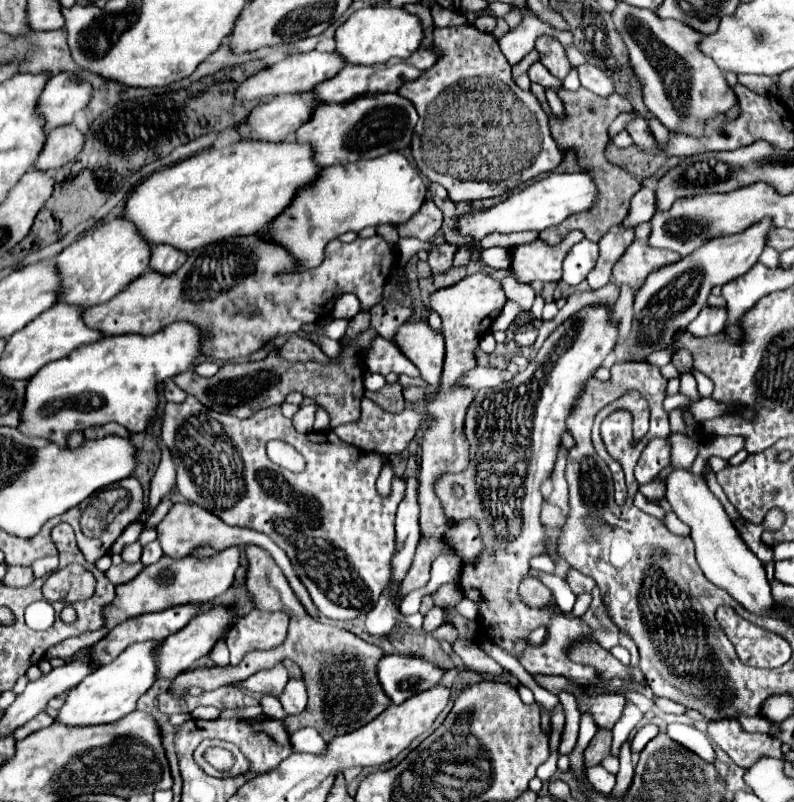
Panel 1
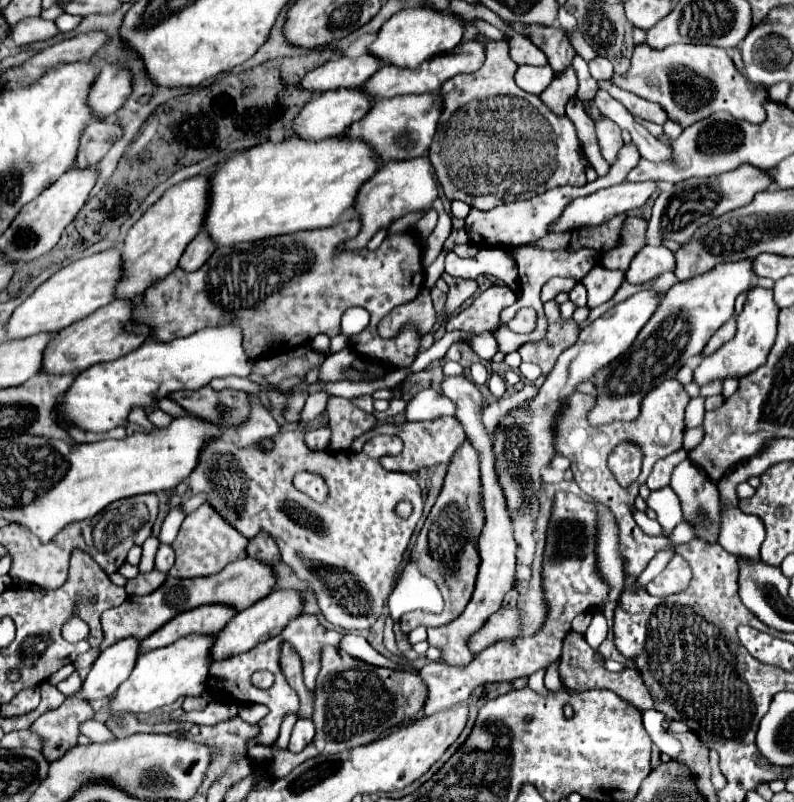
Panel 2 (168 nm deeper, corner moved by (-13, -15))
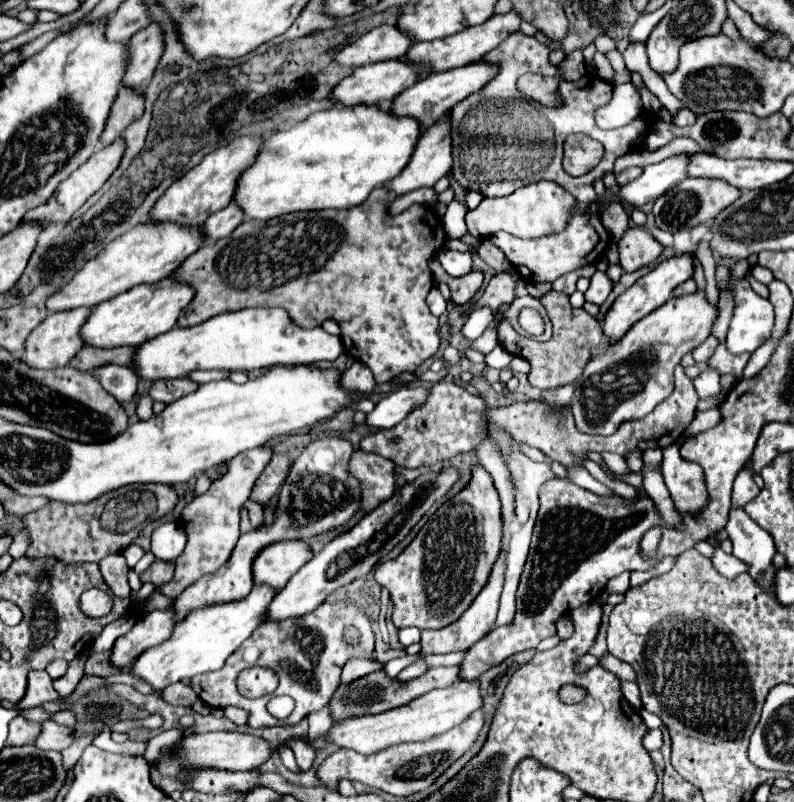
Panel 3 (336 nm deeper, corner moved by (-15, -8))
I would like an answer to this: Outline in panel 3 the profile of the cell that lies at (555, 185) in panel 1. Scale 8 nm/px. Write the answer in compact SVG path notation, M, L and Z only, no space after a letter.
M675 154L663 162L647 166L637 180L621 188L621 198L637 208L657 200L687 178L687 164L689 154Z

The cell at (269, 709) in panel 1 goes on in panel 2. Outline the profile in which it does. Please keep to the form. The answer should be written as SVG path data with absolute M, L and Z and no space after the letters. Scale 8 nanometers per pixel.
M243 705L239 709L239 713L241 713L239 717L243 721L247 721L247 723L259 723L269 713L269 709L265 705Z

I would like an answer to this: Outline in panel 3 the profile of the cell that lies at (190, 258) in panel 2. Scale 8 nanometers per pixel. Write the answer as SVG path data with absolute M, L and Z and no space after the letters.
M231 202L227 208L223 208L223 210L215 212L215 214L211 214L211 216L205 220L203 230L205 230L207 240L213 240L213 242L215 242L215 240L219 240L219 238L229 236L243 220L245 220L243 210L241 210L235 202Z

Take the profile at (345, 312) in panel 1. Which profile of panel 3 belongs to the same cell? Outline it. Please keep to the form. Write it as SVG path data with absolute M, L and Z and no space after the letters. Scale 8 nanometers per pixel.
M243 308L237 312L225 312L217 318L211 318L203 324L191 328L179 328L155 336L141 344L135 354L135 372L147 380L159 378L185 378L193 370L225 370L225 372L255 372L269 366L285 366L285 364L313 364L321 360L337 360L345 352L339 336L327 334L321 326L317 328L301 328L297 326L283 308Z

